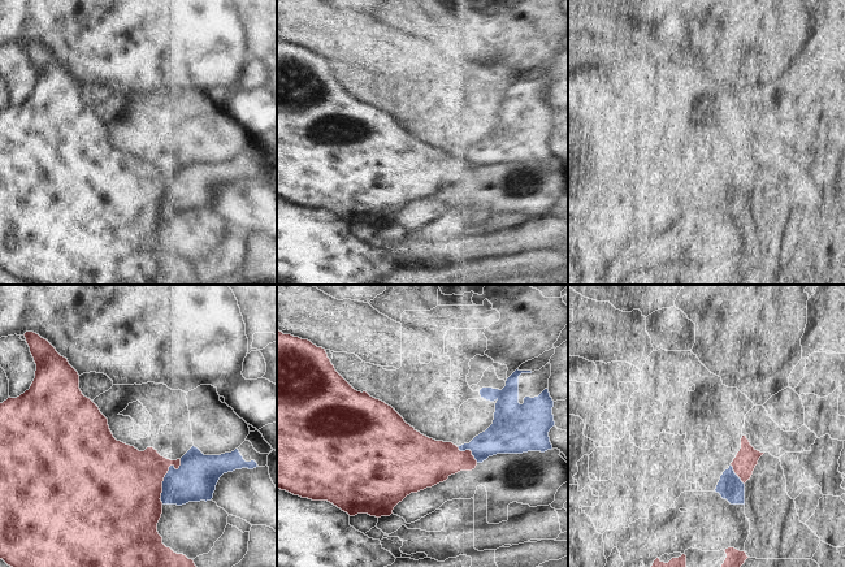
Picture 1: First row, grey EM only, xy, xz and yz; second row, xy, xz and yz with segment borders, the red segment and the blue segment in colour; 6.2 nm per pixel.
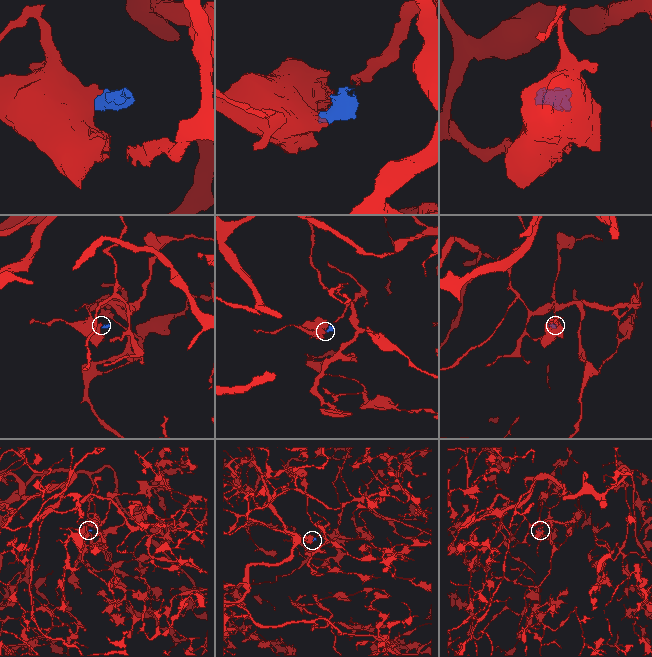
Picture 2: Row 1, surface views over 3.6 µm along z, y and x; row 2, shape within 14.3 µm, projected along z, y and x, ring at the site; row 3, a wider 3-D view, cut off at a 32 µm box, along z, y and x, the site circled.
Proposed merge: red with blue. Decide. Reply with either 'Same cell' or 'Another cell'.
Another cell.

